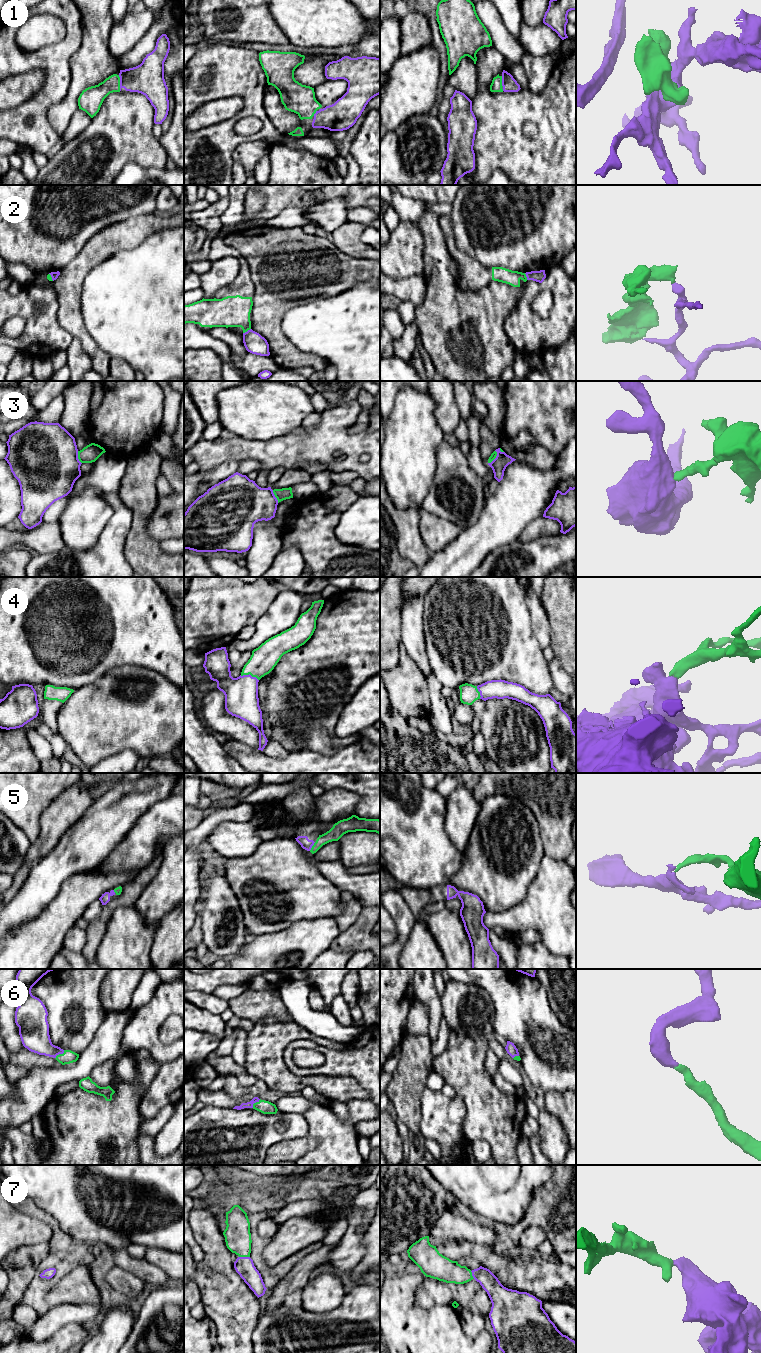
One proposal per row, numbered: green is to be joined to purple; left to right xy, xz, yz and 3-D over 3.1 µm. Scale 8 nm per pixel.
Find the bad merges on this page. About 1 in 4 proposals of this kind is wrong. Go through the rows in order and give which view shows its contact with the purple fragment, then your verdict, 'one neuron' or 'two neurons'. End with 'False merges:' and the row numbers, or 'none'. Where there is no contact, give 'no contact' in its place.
1: contact in xy; one neuron
2: contact in xz; two neurons
3: contact in yz; two neurons
4: contact in xz; one neuron
5: contact in xz; one neuron
6: contact in xy; one neuron
7: contact in xz; one neuron
False merges: 2, 3

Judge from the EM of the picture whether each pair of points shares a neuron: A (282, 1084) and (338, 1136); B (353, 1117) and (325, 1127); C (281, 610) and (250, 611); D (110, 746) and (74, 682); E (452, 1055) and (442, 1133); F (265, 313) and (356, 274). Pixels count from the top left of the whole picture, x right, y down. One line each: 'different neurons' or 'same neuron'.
A: different neurons
B: same neuron
C: different neurons
D: different neurons
E: different neurons
F: same neuron

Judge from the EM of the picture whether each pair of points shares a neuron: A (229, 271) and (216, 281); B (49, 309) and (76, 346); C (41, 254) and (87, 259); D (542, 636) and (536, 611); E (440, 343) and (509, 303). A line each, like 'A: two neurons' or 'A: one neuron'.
A: one neuron
B: two neurons
C: two neurons
D: one neuron
E: one neuron

